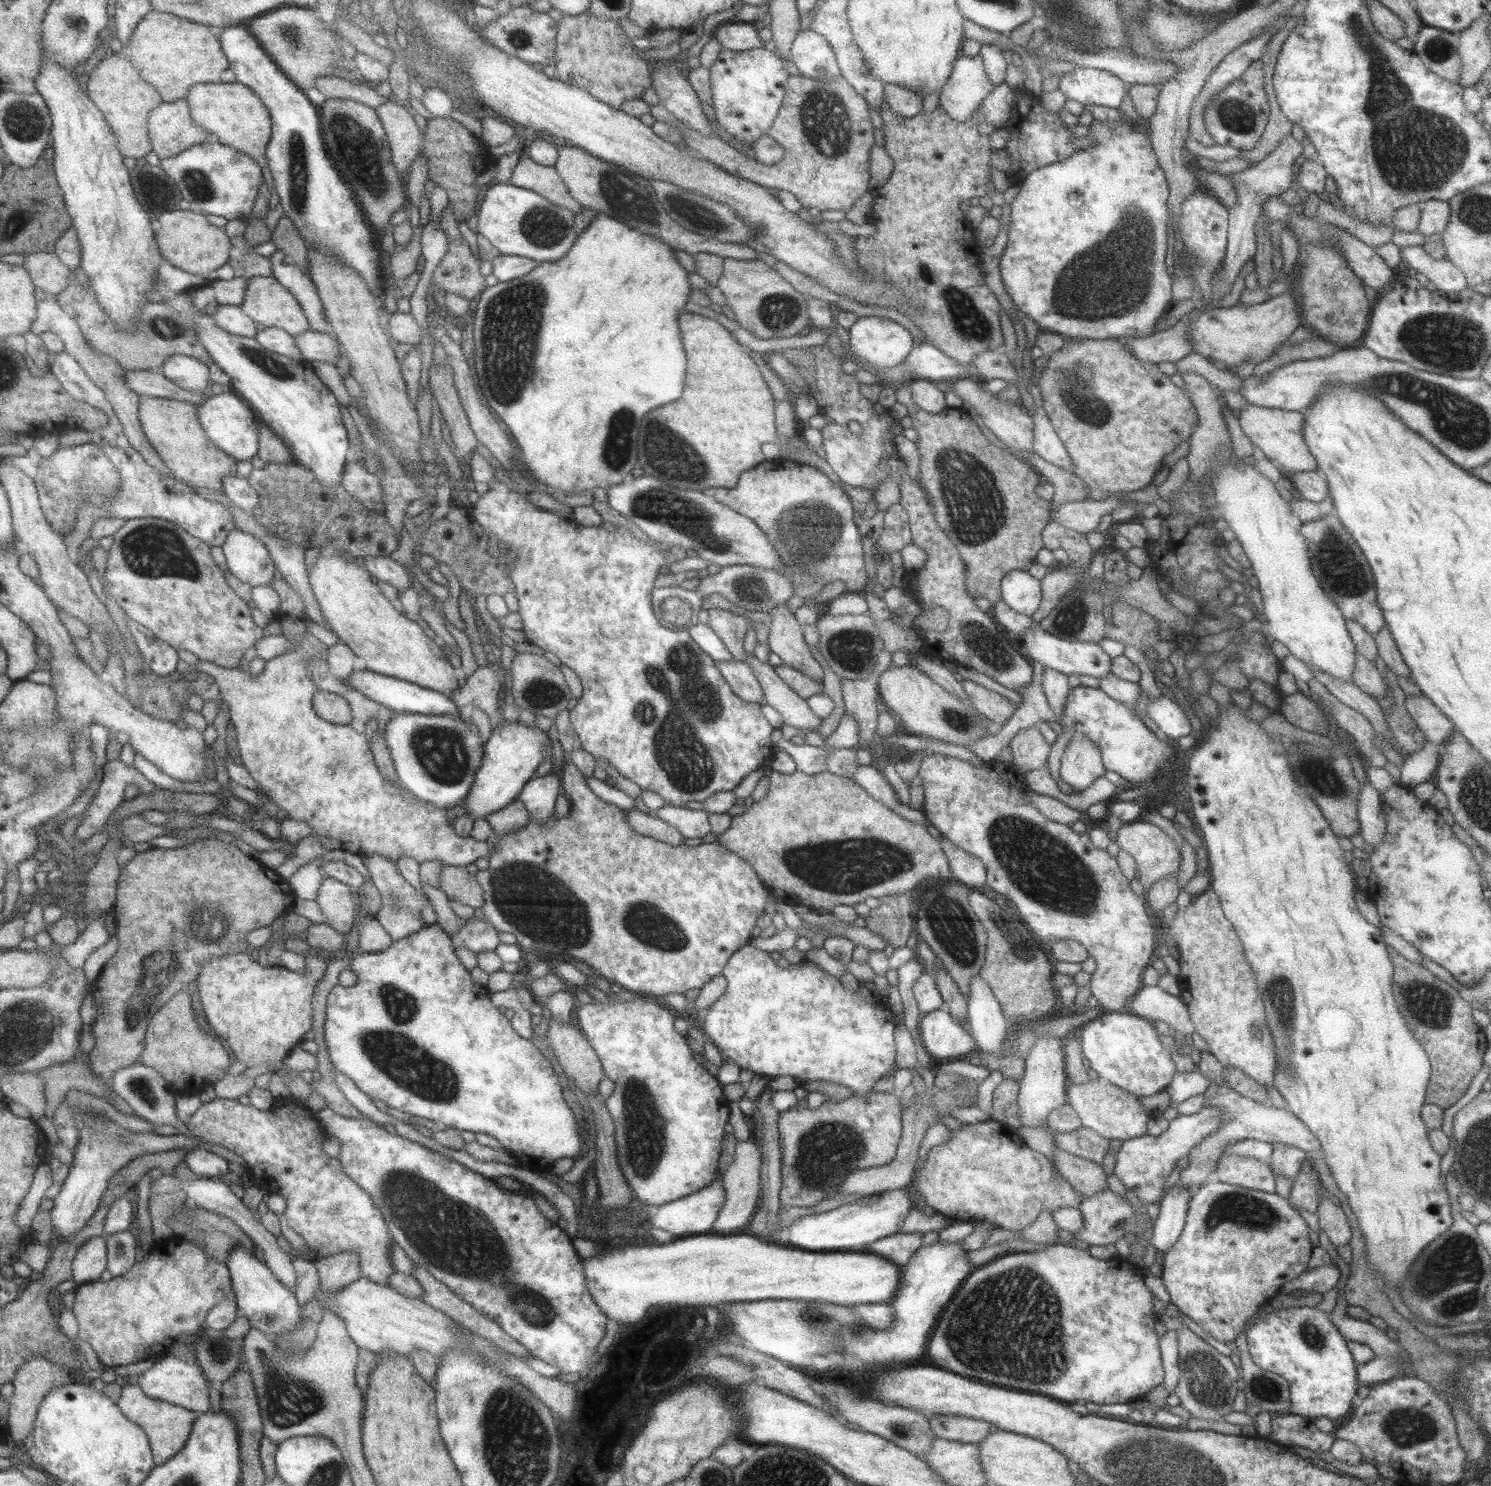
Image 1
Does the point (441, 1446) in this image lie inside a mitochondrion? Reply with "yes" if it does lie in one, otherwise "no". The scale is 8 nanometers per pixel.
no

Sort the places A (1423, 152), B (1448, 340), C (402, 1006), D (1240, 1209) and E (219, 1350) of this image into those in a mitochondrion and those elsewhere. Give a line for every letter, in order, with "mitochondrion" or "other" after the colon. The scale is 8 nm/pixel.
A: mitochondrion
B: mitochondrion
C: mitochondrion
D: mitochondrion
E: mitochondrion

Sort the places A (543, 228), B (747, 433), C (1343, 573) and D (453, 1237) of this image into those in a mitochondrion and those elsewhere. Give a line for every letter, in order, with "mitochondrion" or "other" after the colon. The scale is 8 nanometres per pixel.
A: mitochondrion
B: other
C: mitochondrion
D: mitochondrion

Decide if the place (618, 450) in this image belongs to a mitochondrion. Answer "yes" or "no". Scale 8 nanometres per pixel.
yes

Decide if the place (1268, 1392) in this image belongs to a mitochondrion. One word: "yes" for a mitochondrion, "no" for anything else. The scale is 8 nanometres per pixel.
yes

